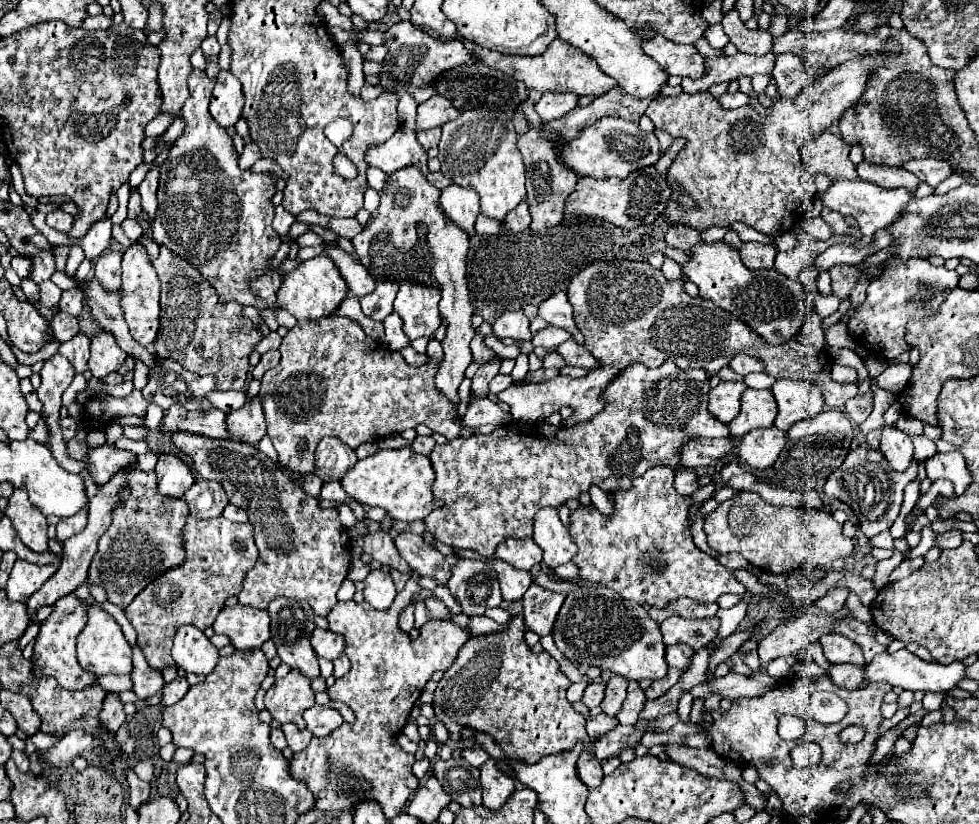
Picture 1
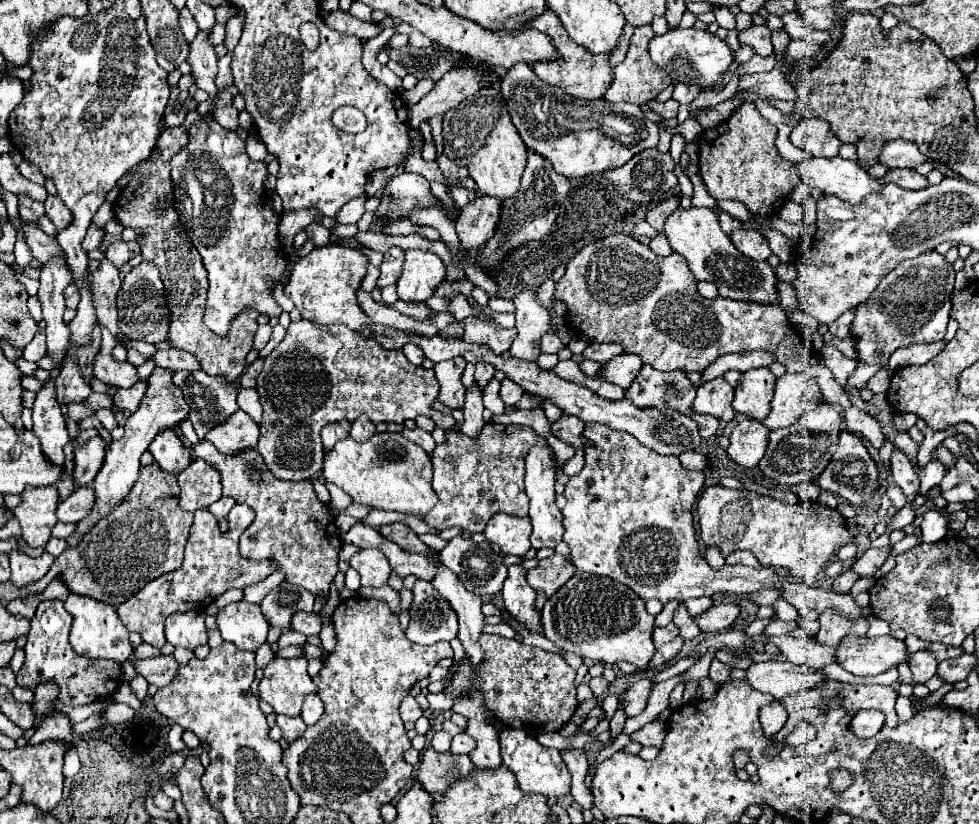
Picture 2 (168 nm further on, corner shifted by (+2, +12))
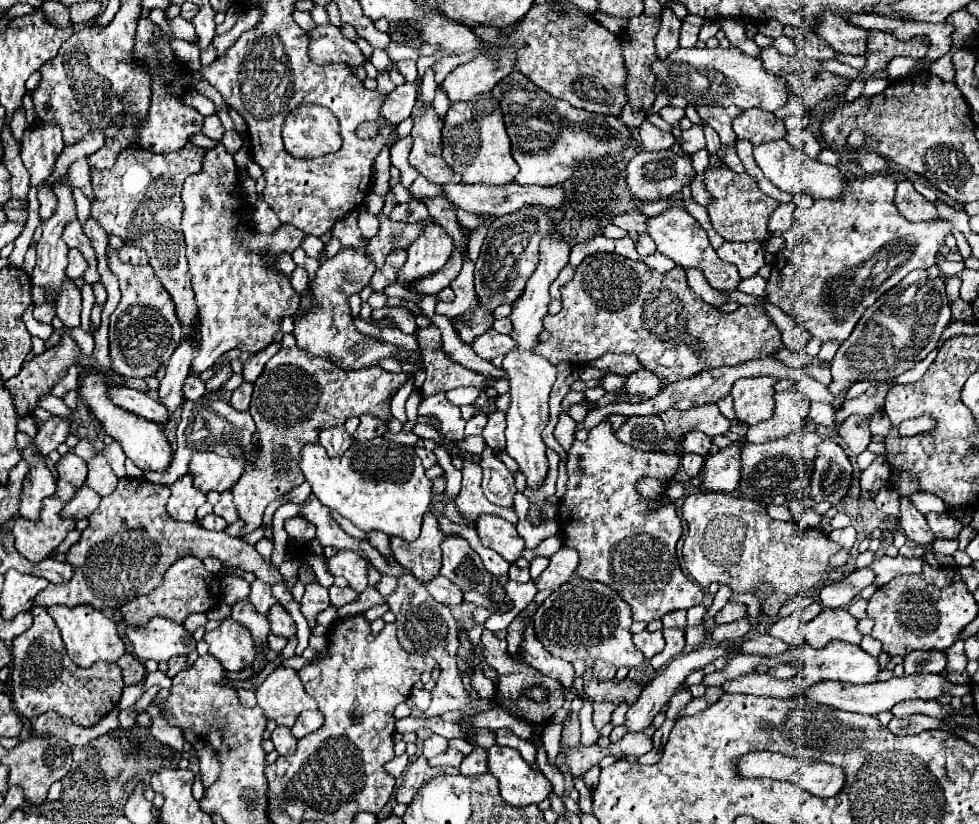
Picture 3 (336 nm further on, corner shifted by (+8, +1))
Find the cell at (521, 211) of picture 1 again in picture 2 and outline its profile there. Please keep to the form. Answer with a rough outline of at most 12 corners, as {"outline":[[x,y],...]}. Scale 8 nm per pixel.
{"outline":[[478,196],[460,208],[462,248],[486,244],[500,218],[500,200]]}

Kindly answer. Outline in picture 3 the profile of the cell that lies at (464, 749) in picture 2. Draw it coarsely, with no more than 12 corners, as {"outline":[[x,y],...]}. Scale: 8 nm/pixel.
{"outline":[[446,749],[432,757],[430,765],[458,767],[464,759],[460,751]]}

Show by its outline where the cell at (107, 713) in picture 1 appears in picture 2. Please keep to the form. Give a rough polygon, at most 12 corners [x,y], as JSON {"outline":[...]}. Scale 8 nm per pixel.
{"outline":[[110,704],[106,708],[106,722],[118,724],[130,720],[128,704]]}

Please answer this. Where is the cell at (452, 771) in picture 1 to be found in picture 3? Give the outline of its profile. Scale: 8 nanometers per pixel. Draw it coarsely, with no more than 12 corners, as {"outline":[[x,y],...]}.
{"outline":[[416,757],[396,789],[398,803],[410,803],[418,789],[438,777],[456,775],[456,767],[430,767]]}

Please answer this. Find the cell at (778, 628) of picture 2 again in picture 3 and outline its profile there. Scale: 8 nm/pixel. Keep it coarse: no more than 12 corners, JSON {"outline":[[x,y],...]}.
{"outline":[[770,635],[742,643],[744,653],[778,655],[790,648]]}

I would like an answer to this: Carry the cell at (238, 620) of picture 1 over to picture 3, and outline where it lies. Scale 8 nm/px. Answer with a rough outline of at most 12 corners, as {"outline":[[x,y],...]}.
{"outline":[[234,619],[204,635],[226,671],[256,657],[250,631]]}

